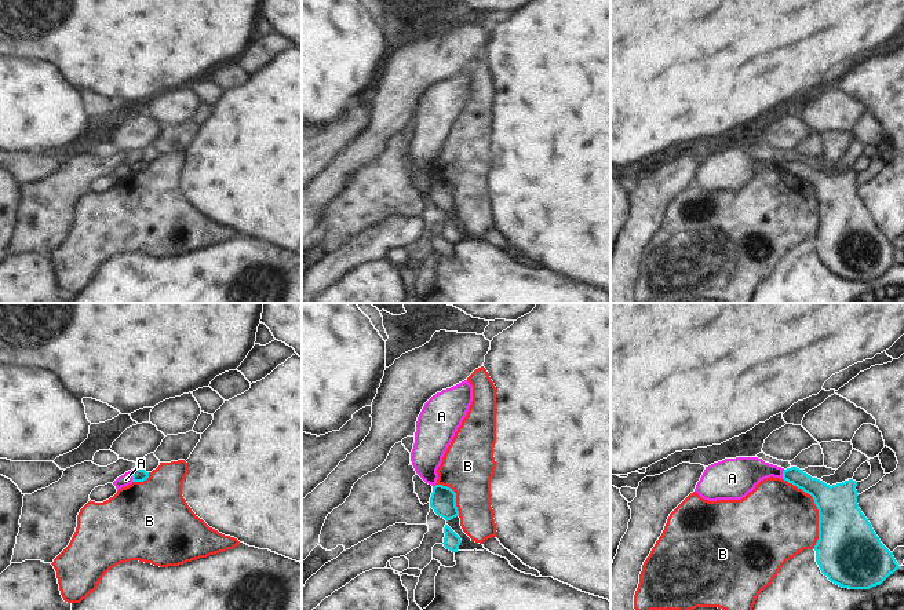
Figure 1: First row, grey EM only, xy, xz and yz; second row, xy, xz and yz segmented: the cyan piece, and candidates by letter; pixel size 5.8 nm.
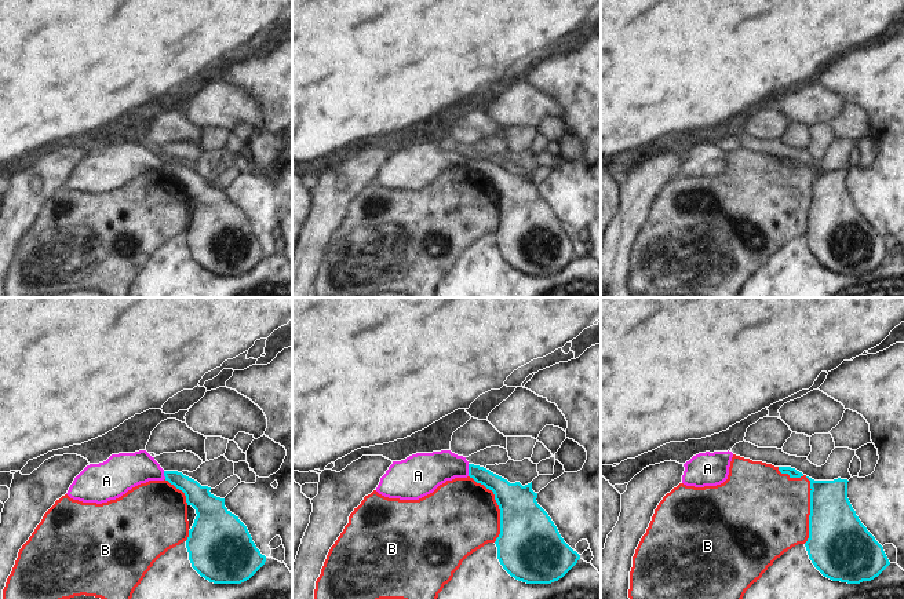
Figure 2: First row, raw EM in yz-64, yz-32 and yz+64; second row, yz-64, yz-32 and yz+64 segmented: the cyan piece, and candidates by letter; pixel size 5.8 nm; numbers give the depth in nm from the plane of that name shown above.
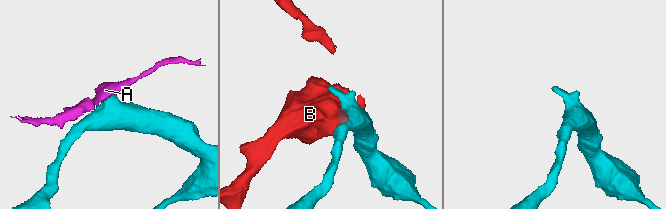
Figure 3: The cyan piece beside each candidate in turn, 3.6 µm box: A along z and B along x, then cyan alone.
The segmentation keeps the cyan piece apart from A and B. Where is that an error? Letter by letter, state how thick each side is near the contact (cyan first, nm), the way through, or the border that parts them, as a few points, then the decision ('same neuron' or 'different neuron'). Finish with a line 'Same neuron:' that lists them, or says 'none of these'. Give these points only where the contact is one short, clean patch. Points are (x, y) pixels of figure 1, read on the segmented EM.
A: 80/70 nm | along xy (131, 470), (132, 481) | different neuron
B: 340/440 nm | different neuron
Same neuron: none of these

